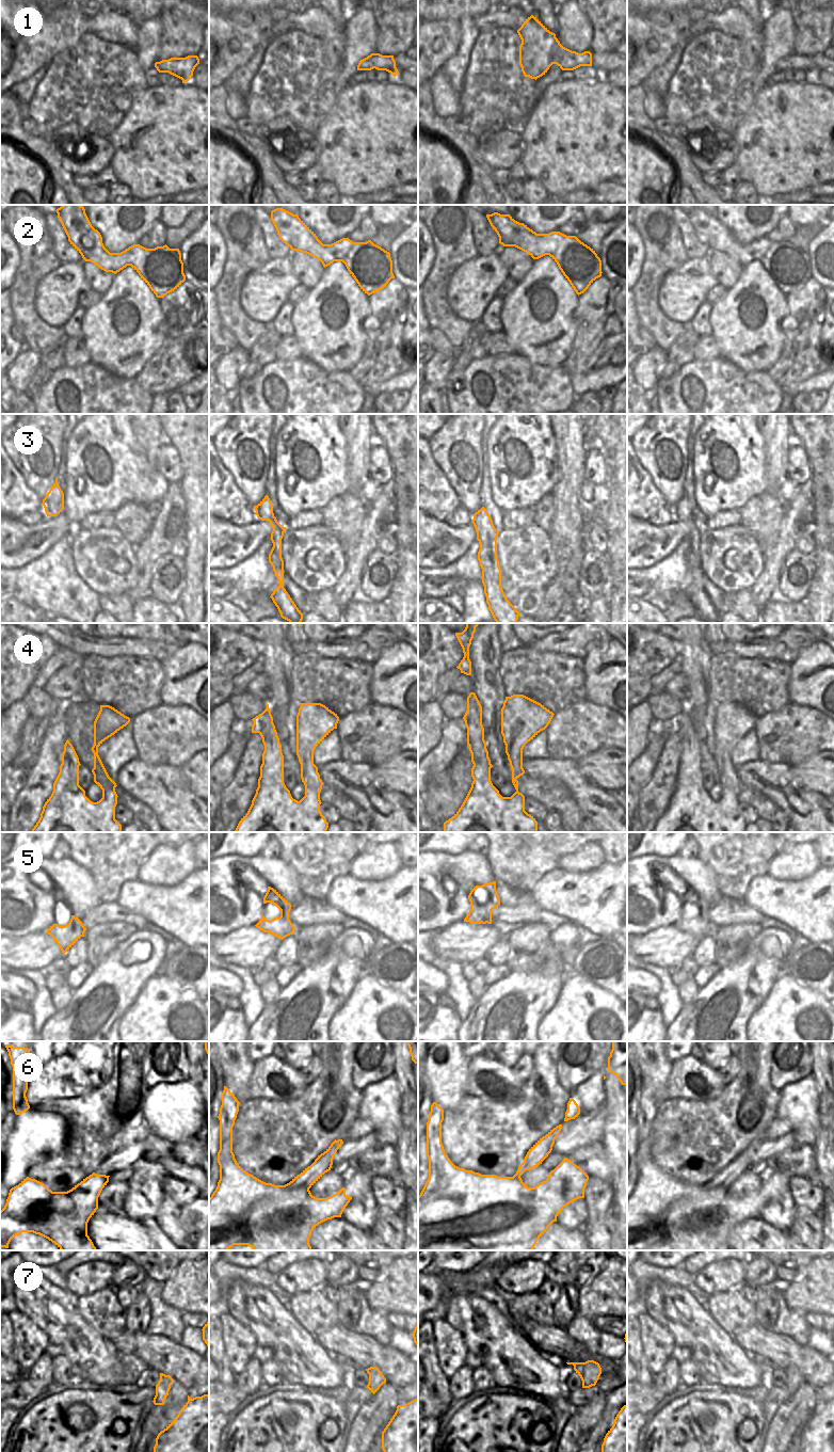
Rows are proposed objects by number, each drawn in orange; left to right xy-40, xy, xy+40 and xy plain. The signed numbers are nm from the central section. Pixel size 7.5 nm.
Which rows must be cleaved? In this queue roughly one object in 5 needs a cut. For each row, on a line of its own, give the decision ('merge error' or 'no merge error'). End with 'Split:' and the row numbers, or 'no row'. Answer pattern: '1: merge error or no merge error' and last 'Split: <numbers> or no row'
1: no merge error
2: no merge error
3: no merge error
4: no merge error
5: no merge error
6: merge error
7: no merge error
Split: 6

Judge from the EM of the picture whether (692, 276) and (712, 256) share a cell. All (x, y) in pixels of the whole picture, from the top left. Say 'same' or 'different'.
different

